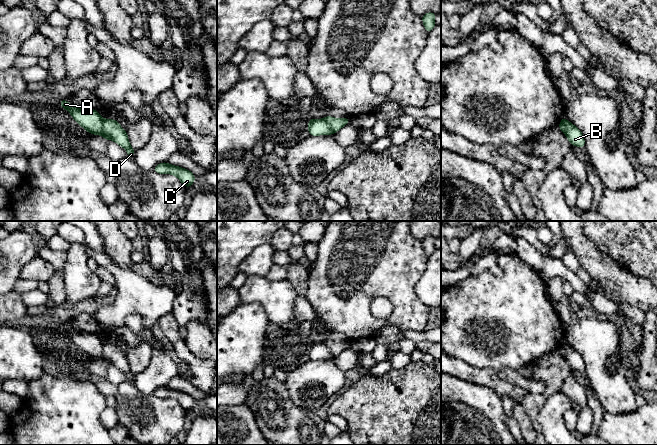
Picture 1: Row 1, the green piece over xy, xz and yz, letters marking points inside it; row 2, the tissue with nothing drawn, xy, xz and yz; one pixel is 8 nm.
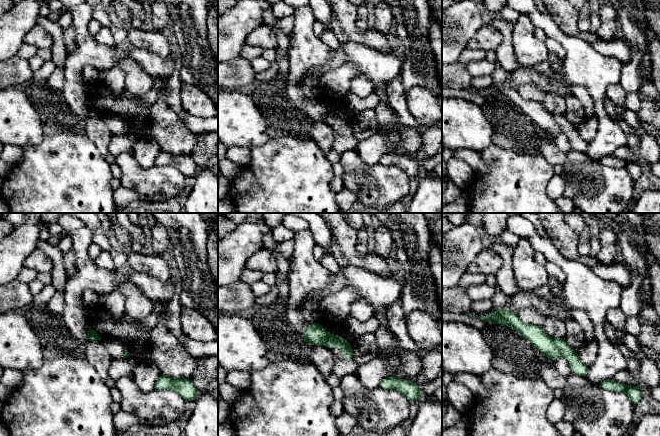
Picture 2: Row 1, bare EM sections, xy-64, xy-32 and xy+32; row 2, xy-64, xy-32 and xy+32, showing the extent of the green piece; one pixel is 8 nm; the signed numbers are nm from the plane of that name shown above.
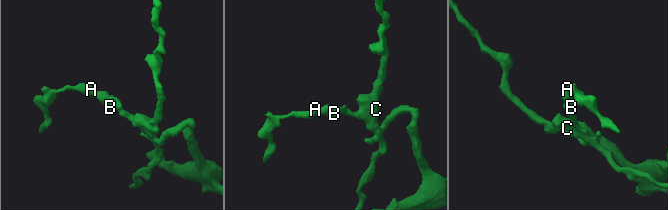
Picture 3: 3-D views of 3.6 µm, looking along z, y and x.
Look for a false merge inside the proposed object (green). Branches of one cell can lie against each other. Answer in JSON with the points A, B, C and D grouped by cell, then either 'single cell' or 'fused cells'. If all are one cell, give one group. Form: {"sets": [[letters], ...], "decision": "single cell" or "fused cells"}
{"sets": [["A", "B"], ["C", "D"]], "decision": "fused cells"}

